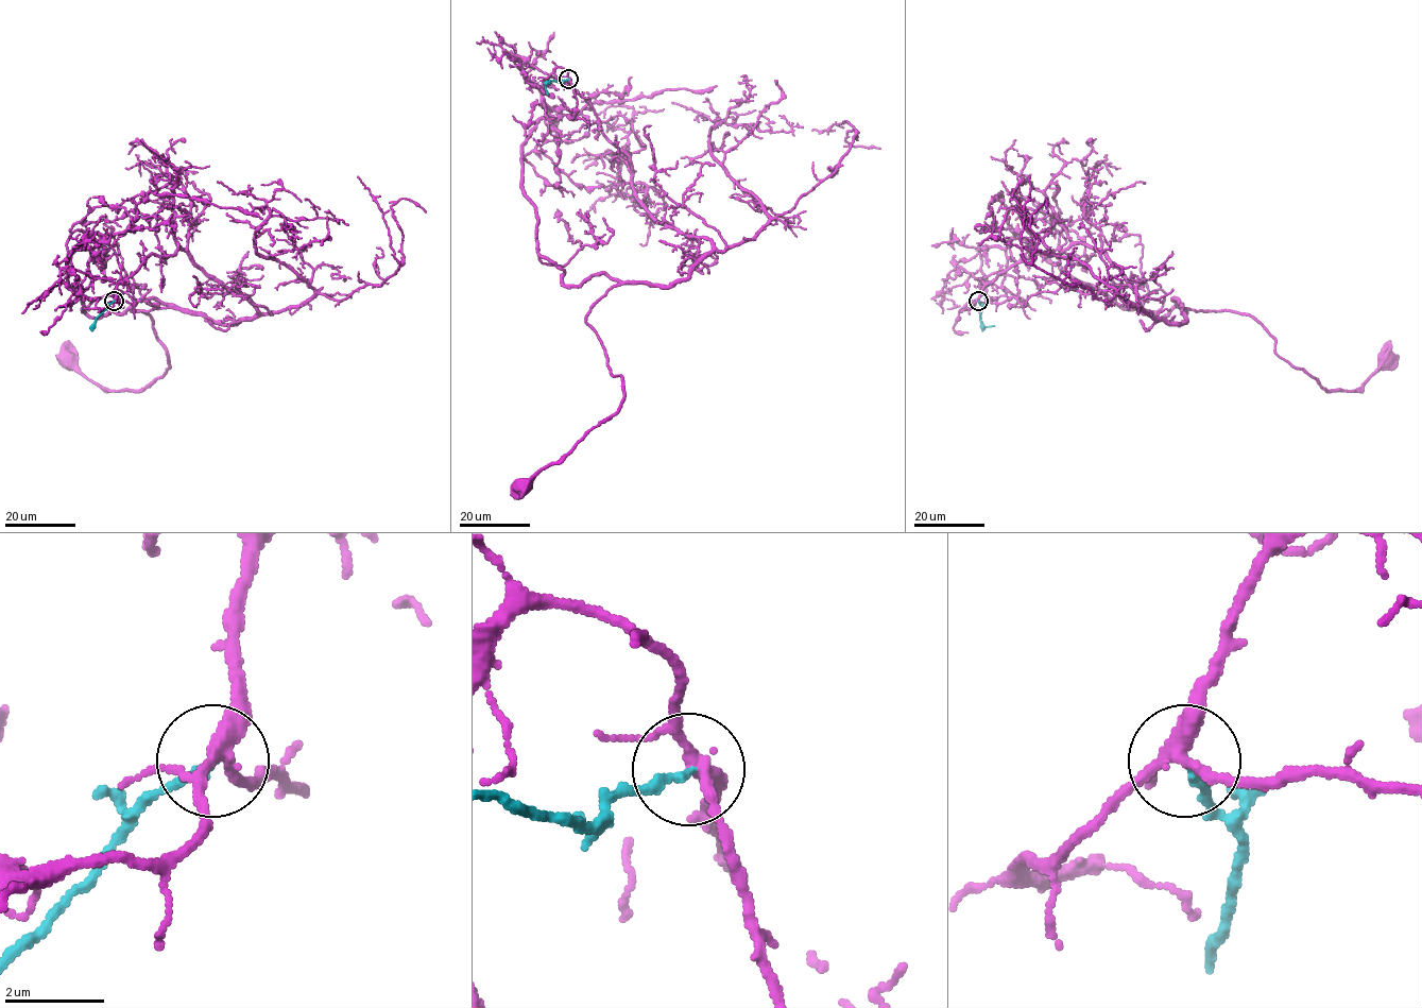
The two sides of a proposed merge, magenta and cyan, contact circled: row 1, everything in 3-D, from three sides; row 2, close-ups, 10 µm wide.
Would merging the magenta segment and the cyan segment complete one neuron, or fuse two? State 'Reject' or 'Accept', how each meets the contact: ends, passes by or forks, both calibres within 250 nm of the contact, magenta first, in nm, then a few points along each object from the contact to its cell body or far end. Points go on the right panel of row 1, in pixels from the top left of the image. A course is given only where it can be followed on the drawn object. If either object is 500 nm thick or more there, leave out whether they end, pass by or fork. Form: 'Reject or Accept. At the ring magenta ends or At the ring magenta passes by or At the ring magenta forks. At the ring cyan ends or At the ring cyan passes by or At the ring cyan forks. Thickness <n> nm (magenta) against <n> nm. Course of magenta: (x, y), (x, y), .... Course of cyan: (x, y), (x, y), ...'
Reject. At the ring magenta forks. At the ring cyan ends. Thickness 280 nm (magenta) against 170 nm. Course of magenta: (978, 301), (1017, 263), (1085, 243), (1152, 317), (1252, 315), (1328, 390), (1355, 390), (1386, 358). Course of cyan: (978, 301), (981, 307), (981, 324), (984, 327), (994, 325)

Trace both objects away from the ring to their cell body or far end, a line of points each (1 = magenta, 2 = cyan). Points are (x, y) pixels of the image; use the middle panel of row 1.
1: (568, 79), (643, 206), (712, 250), (687, 278), (613, 285), (594, 305), (622, 405), (524, 487)
2: (568, 79), (549, 82), (546, 85), (547, 95)

